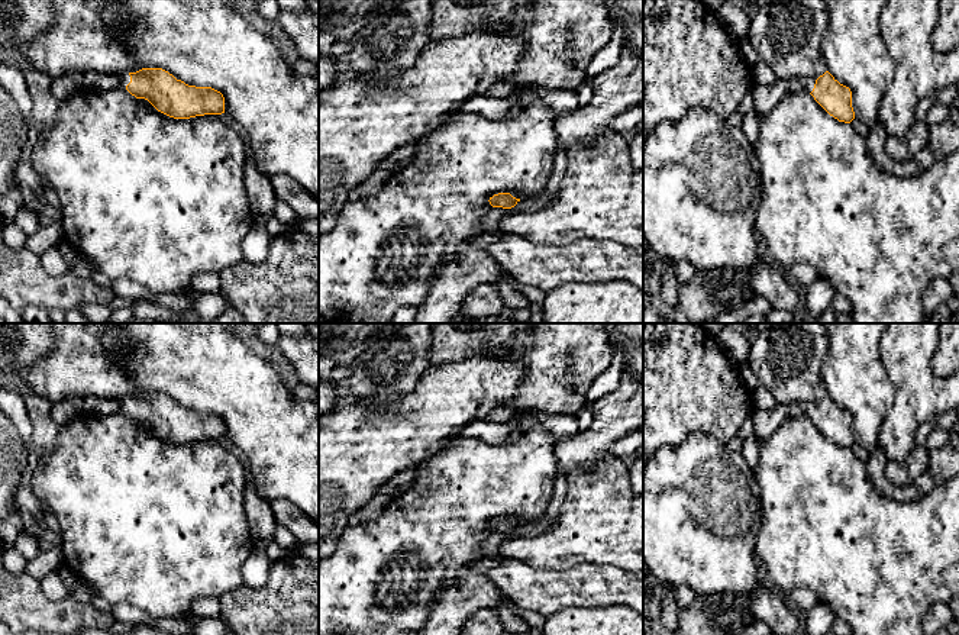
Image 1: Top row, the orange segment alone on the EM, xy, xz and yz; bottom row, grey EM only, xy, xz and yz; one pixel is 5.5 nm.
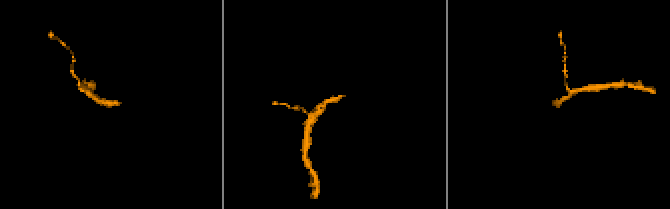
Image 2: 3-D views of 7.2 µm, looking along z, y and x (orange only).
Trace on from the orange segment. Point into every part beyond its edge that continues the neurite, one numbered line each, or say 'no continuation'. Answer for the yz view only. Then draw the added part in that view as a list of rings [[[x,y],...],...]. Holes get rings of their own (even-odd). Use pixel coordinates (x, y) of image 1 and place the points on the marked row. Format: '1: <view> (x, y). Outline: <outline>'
1: yz (796, 84). Outline: [[[794,78],[790,80],[790,91],[797,93],[800,90],[805,90],[808,93],[813,91],[816,80],[804,80],[804,78]]]

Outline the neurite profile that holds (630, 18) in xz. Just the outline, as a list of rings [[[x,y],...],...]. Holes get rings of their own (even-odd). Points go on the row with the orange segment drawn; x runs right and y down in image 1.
[[[606,0],[610,20],[617,19],[621,25],[627,45],[643,54],[643,0]]]

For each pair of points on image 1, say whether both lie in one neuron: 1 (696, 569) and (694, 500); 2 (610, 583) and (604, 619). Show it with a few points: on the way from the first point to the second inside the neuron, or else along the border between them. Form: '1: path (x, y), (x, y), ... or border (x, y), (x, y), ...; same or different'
1: path (696, 551), (693, 518); same
2: border (627, 606), (574, 608); different

